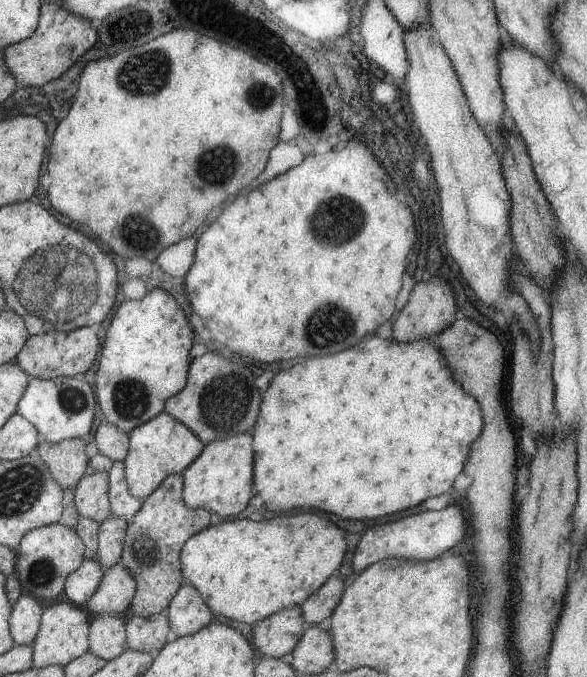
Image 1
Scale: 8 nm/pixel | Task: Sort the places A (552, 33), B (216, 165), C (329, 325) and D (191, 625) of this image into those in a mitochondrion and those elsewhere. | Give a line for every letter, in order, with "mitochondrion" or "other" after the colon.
A: other
B: mitochondrion
C: mitochondrion
D: other

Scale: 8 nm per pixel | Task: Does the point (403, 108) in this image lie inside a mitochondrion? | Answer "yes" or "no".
no

